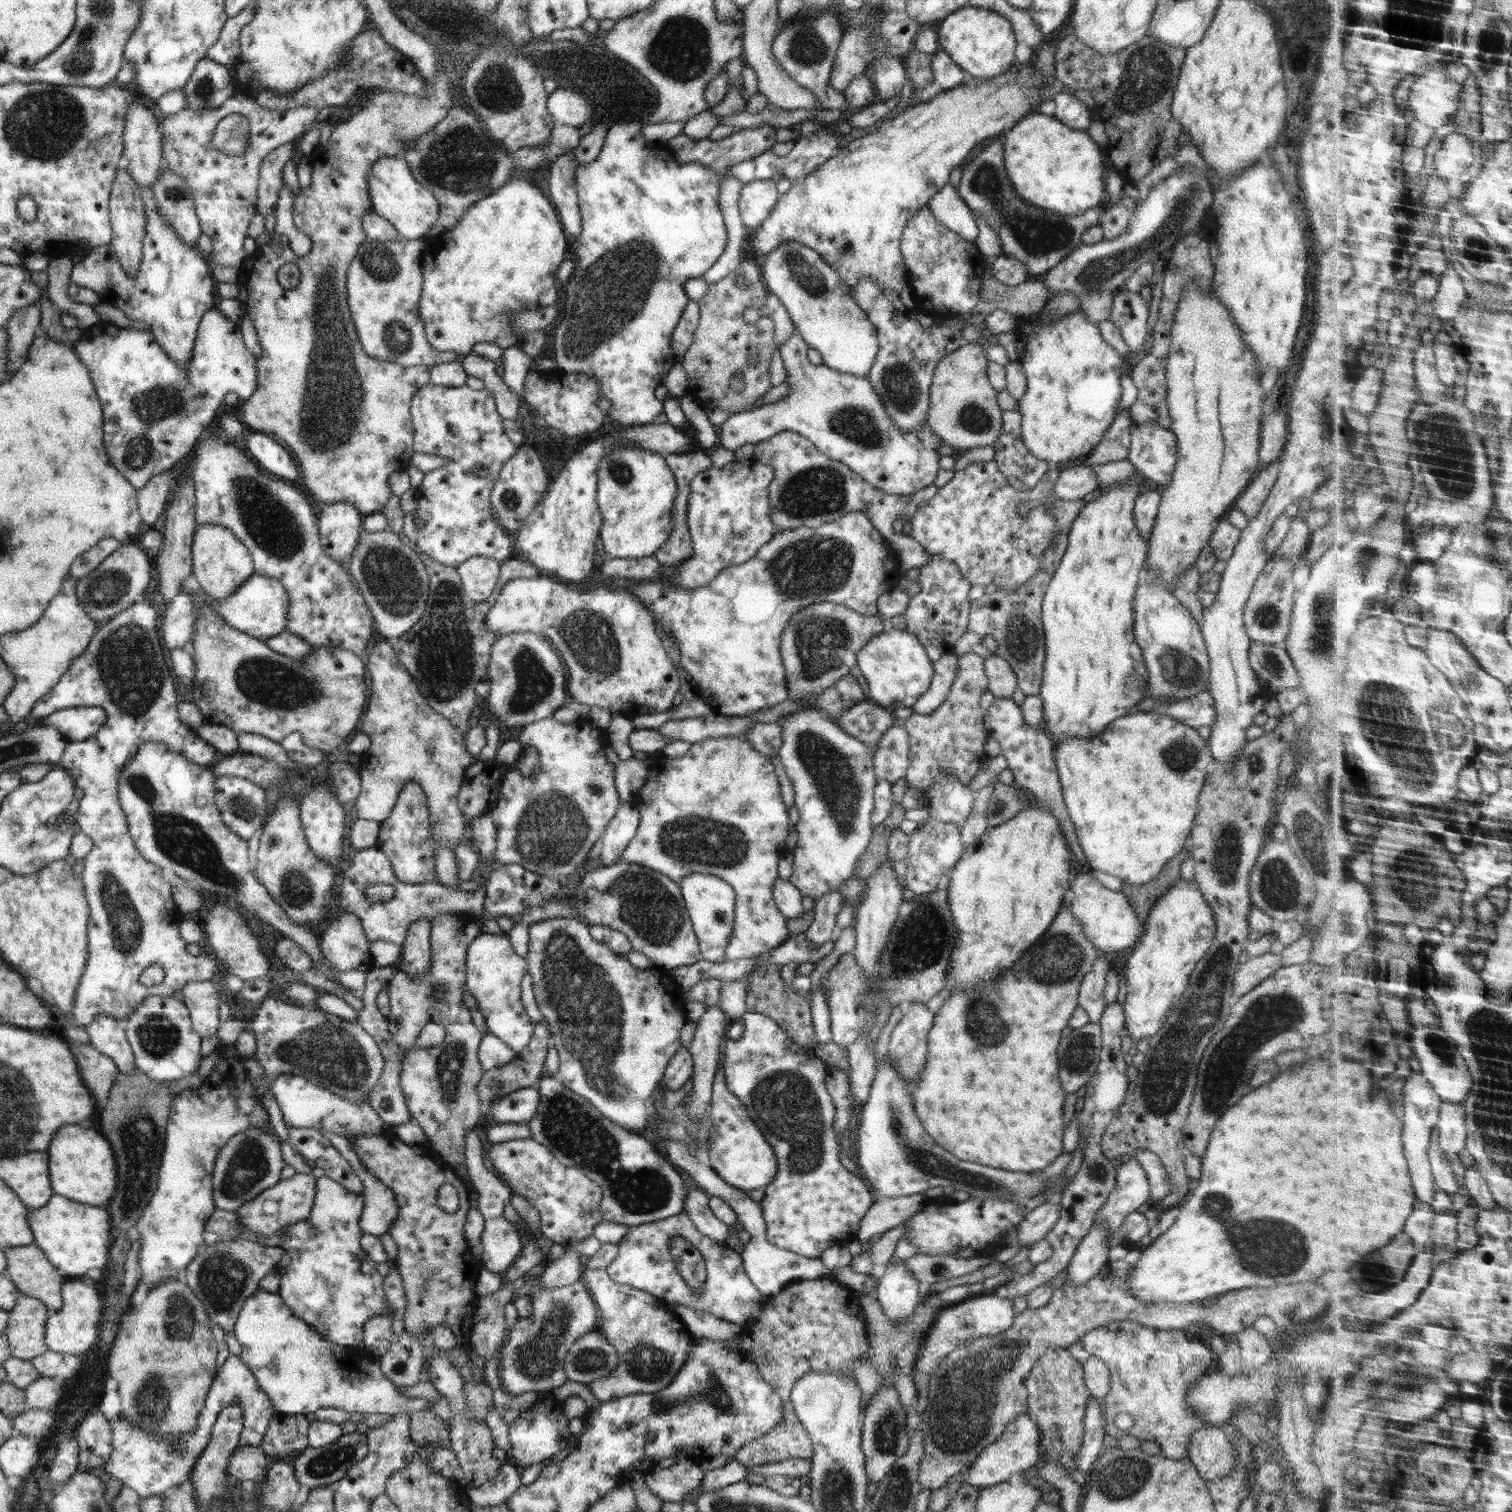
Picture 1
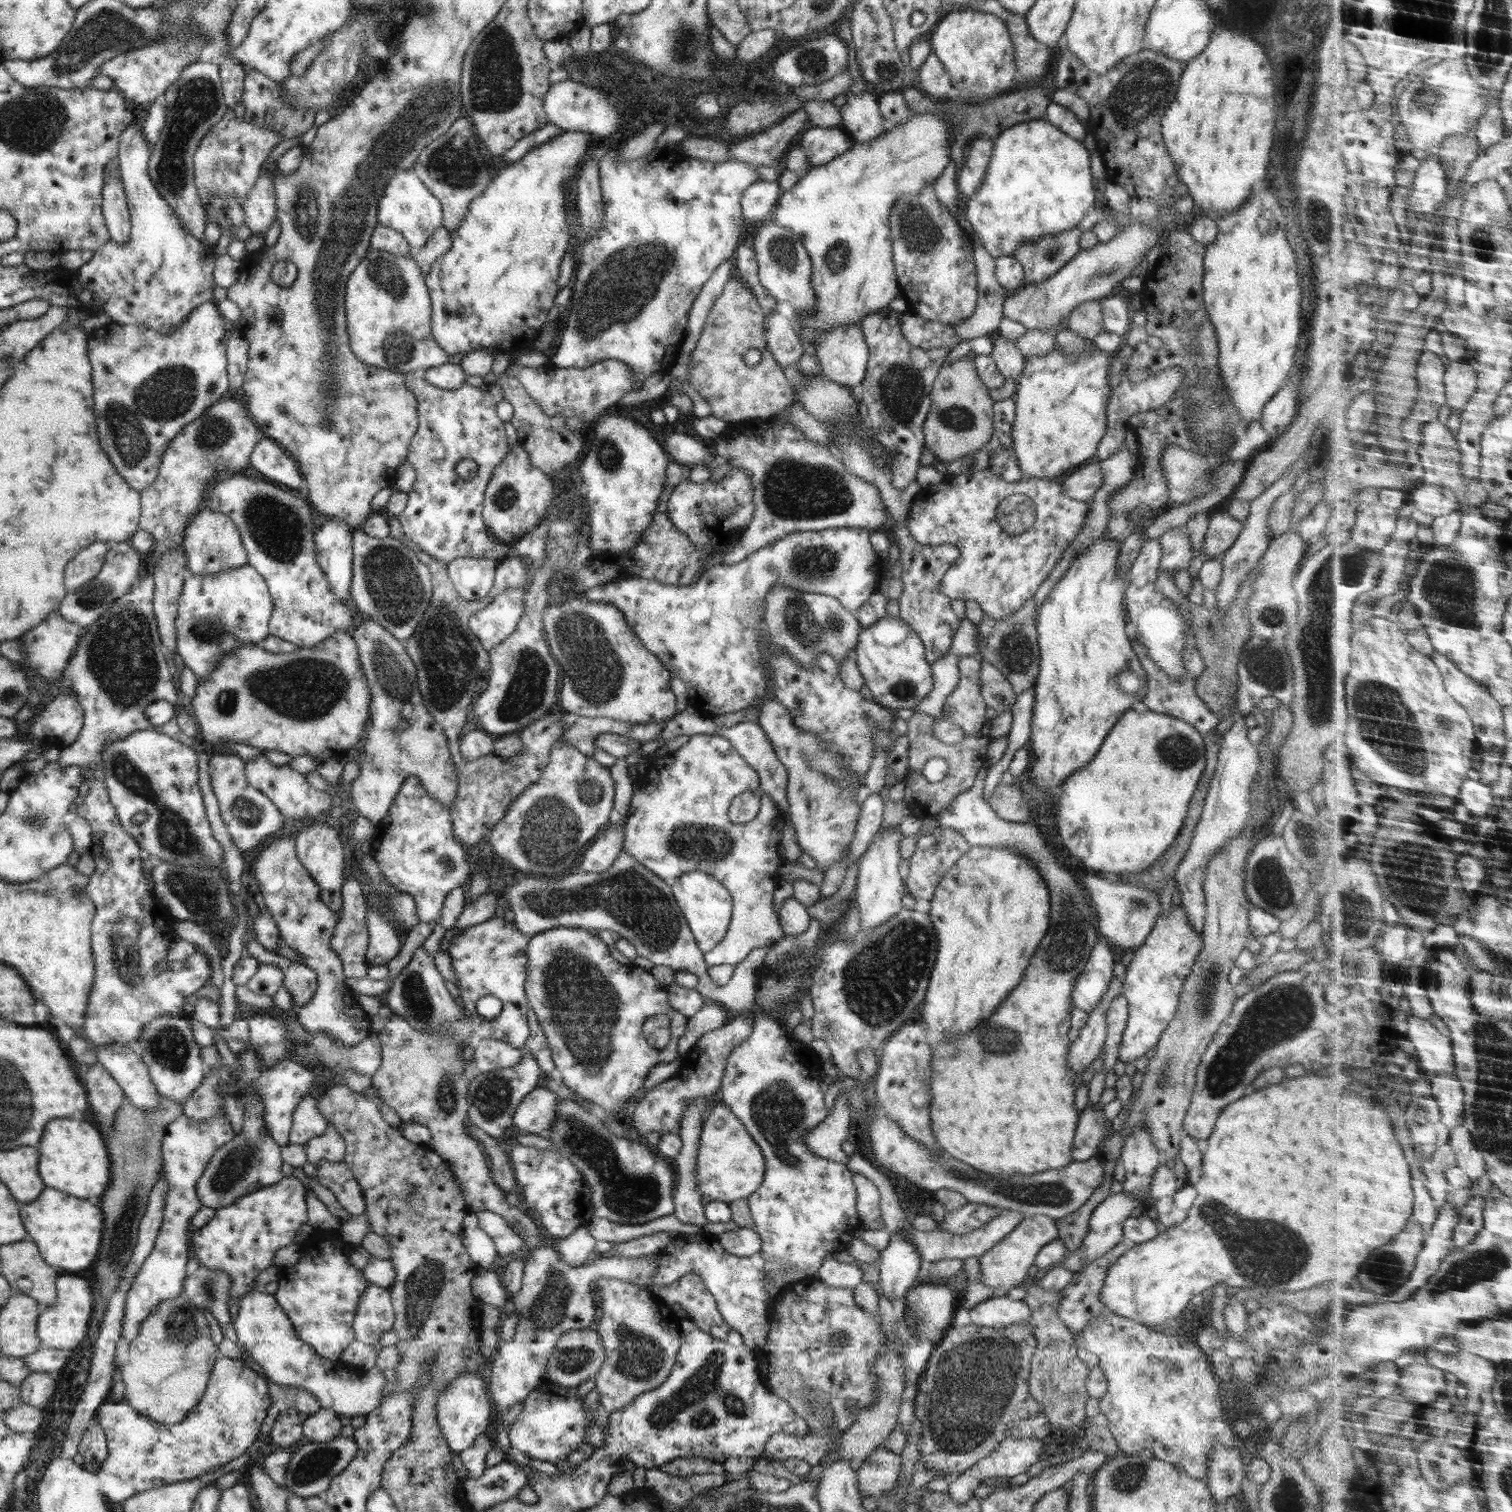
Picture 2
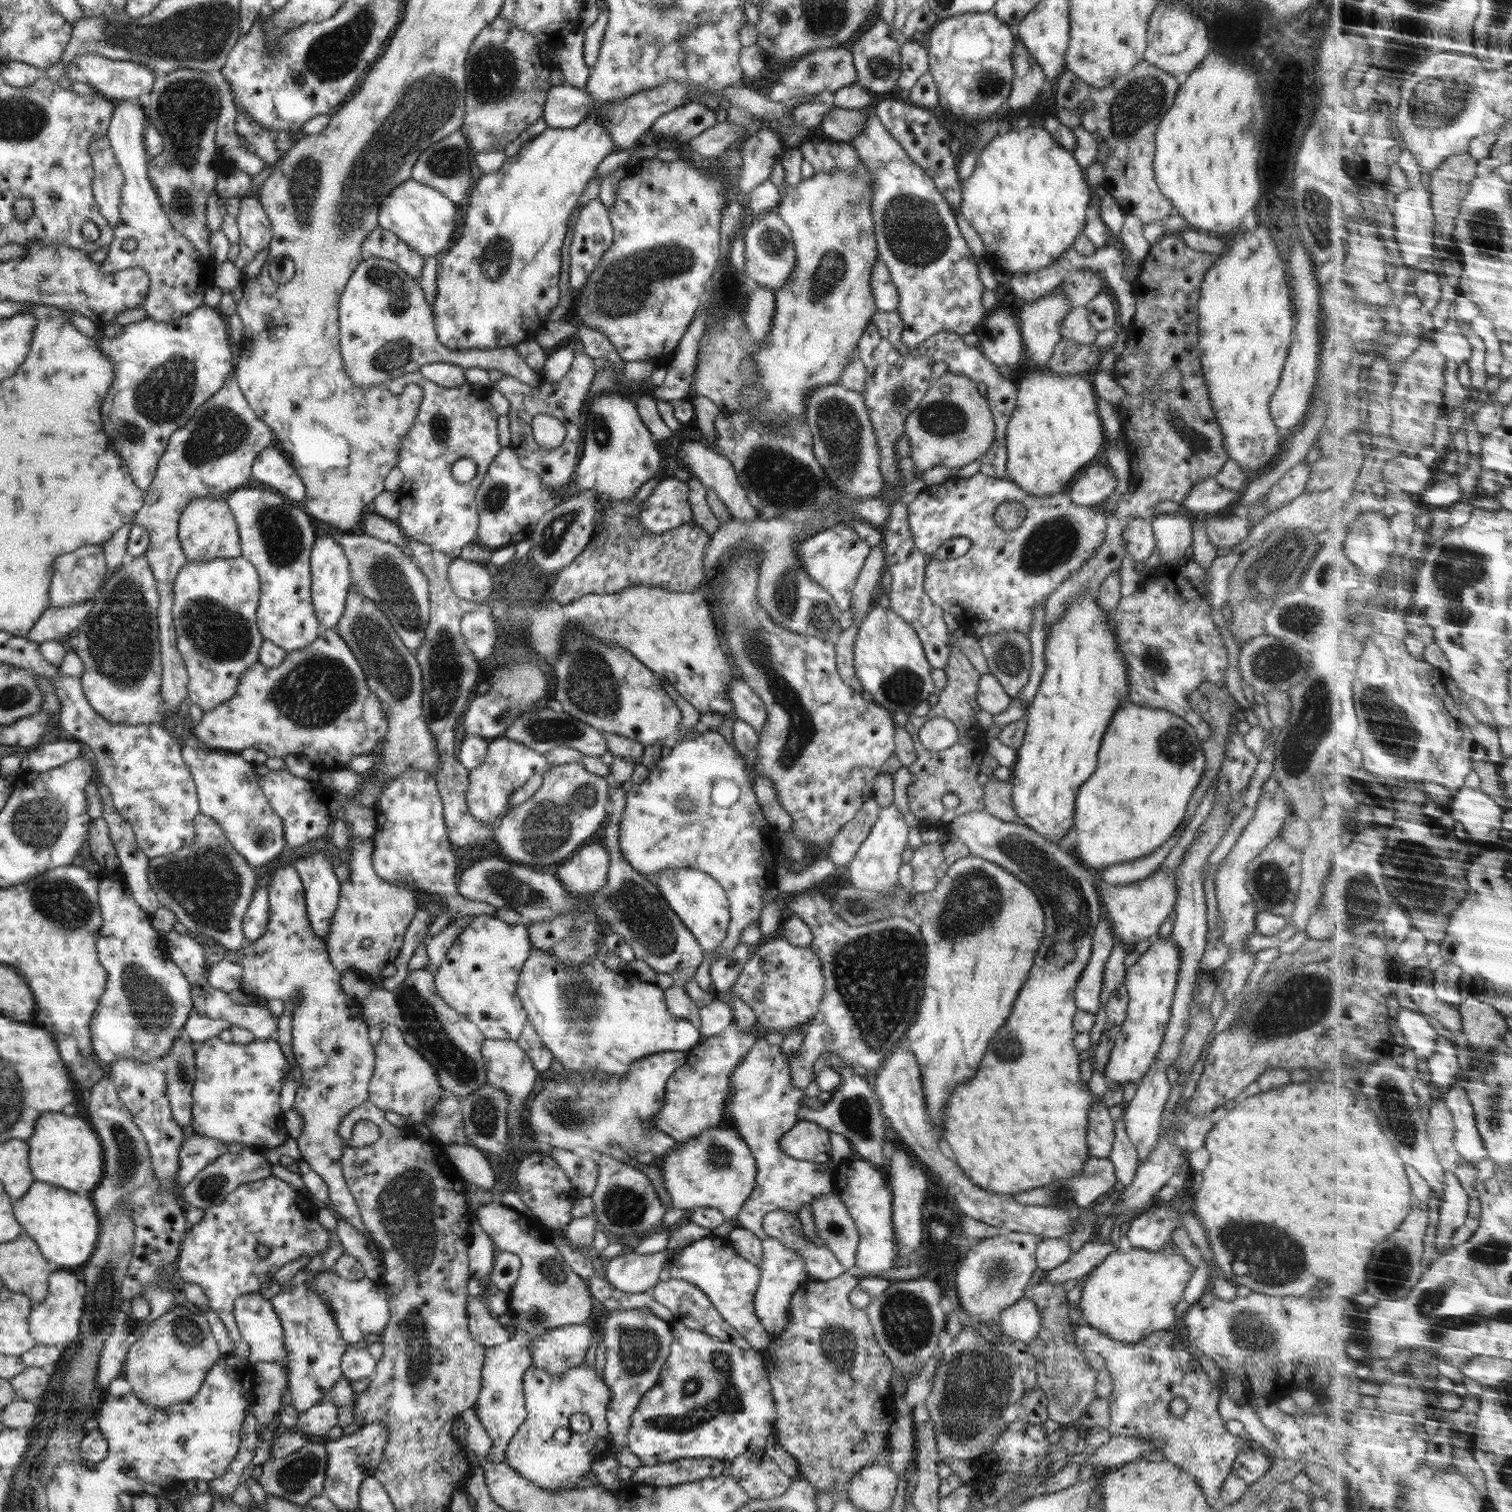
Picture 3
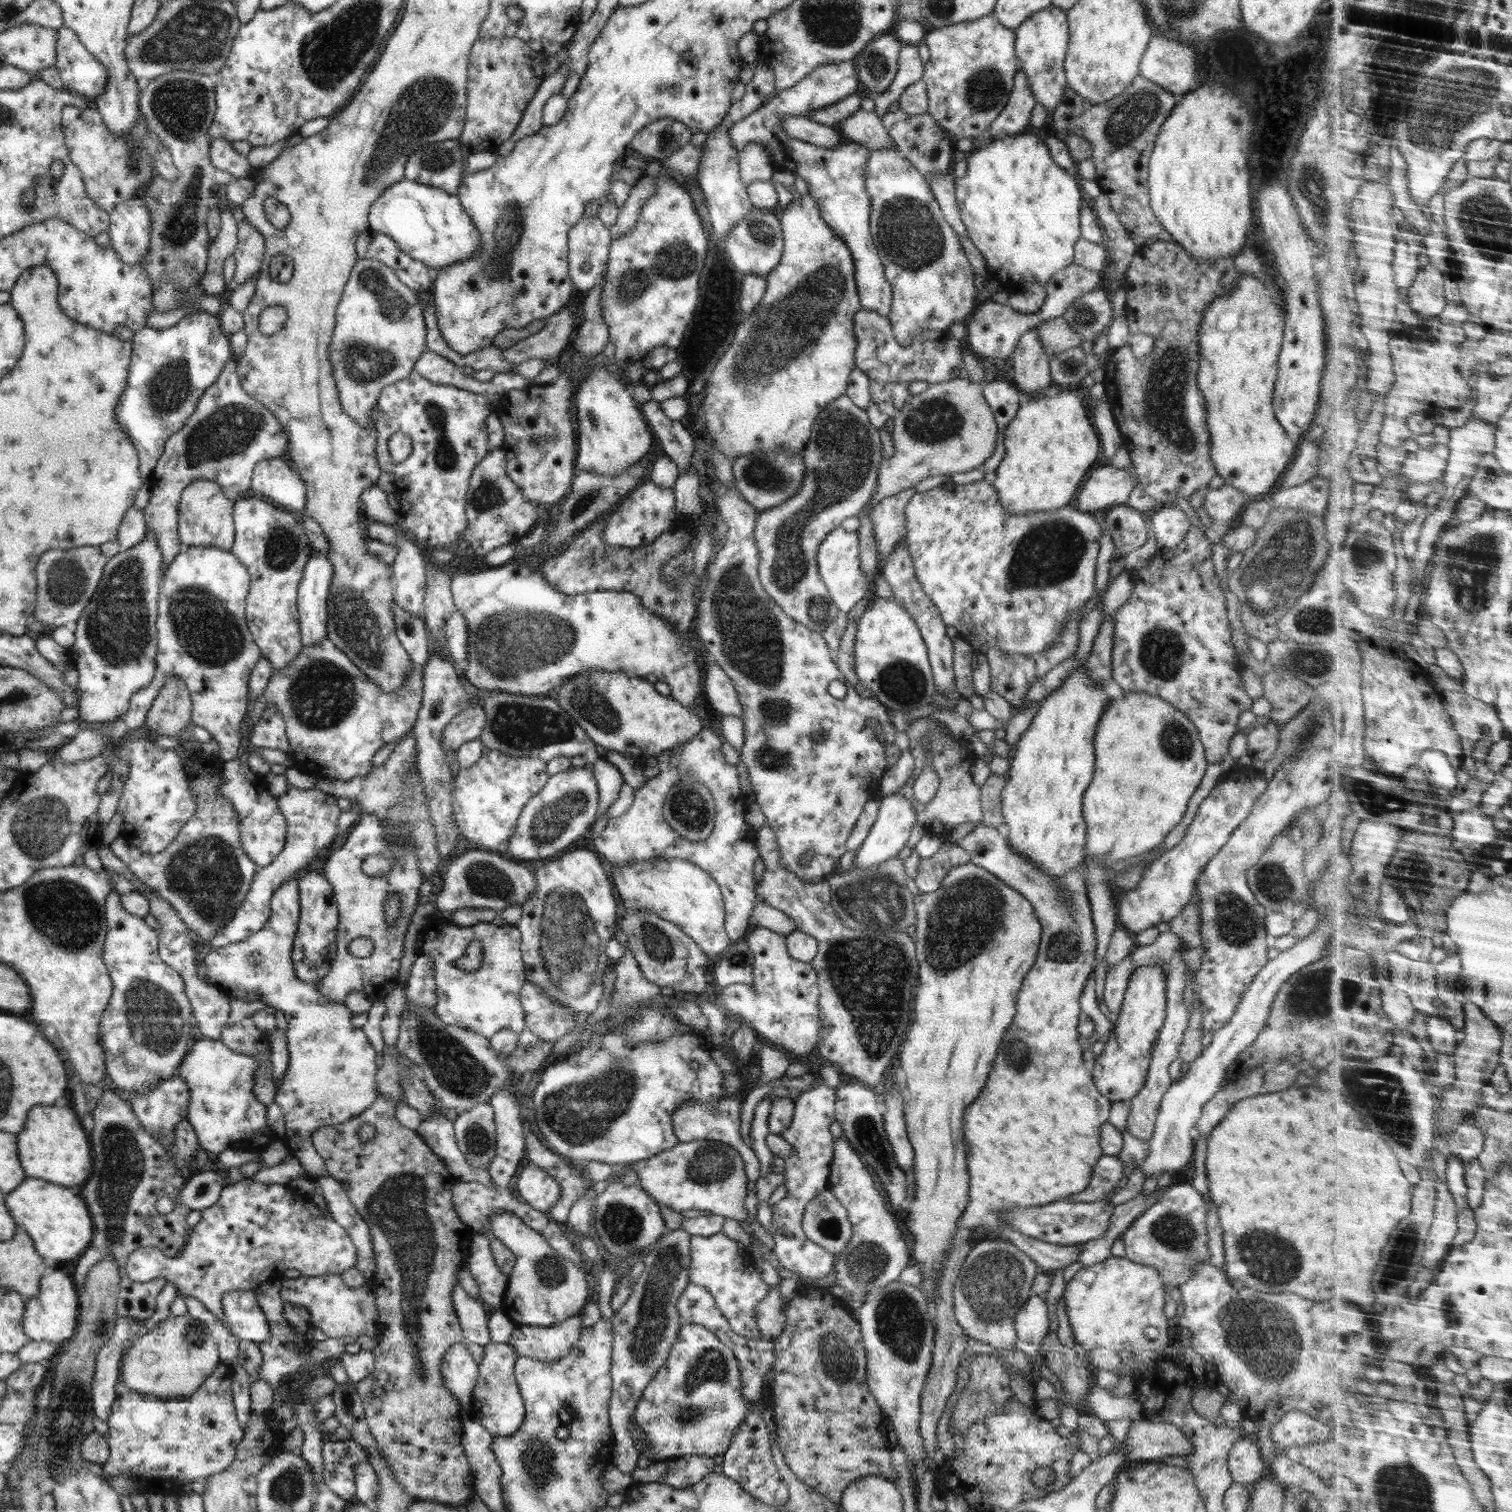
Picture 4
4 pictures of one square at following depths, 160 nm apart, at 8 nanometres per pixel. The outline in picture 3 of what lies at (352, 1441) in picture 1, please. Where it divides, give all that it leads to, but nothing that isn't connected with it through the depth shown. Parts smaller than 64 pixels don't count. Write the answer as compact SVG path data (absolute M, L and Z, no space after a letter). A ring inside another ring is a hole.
M308 1441L302 1448L294 1451L294 1454L279 1459L268 1459L260 1466L256 1479L265 1494L302 1505L306 1504L312 1497L323 1494L326 1467L325 1445Z

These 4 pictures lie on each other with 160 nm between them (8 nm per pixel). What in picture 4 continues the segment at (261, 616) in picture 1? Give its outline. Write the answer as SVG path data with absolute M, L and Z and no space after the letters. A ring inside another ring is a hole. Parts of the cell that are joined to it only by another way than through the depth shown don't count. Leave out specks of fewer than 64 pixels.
M183 546L178 551L171 563L165 568L160 593L158 595L156 620L157 653L156 674L149 686L138 690L130 698L130 708L126 714L116 717L113 721L97 725L83 724L72 741L63 742L62 746L48 752L50 761L64 761L73 763L82 759L94 758L102 754L112 743L120 741L126 733L143 728L146 716L156 699L162 685L176 676L176 679L184 682L190 692L192 701L191 720L195 726L205 728L211 737L218 741L219 760L234 760L240 758L240 729L243 727L244 714L248 697L248 684L250 675L261 657L261 650L254 642L250 629L247 625L245 606L246 597L250 590L250 575L239 558L231 551L225 551L214 547Z

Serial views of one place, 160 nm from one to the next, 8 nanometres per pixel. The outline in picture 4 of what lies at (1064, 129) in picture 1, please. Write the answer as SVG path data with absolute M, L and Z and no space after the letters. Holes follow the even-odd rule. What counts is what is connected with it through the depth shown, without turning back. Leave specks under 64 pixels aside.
M1022 132L1014 136L1002 137L994 139L989 146L981 147L971 152L967 159L967 172L962 178L954 179L955 181L955 198L960 212L960 217L964 222L964 227L968 231L967 238L973 242L979 250L982 257L986 259L988 271L991 278L997 279L1004 288L1010 292L1020 285L1022 282L1045 282L1054 276L1055 273L1062 269L1066 269L1074 260L1074 245L1081 238L1080 229L1080 206L1082 204L1084 193L1078 182L1078 176L1071 172L1060 168L1058 164L1052 160L1049 148L1046 146L1044 136L1039 132Z

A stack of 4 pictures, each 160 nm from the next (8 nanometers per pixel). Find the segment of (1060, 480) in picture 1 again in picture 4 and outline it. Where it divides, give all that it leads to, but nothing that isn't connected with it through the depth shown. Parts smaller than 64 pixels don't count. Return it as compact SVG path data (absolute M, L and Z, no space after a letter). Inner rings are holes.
M1106 465L1091 470L1080 486L1074 504L1084 512L1100 514L1108 506L1126 505L1135 477L1128 470Z

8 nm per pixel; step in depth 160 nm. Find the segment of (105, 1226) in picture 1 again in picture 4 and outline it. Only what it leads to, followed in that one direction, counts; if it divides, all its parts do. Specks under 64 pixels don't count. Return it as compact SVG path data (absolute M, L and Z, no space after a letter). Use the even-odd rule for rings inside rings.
M27 1177L14 1192L10 1192L5 1196L5 1205L17 1227L30 1235L38 1255L44 1258L44 1264L49 1266L50 1269L58 1268L58 1266L54 1265L59 1263L63 1264L65 1261L80 1258L90 1244L92 1233L94 1232L92 1217L90 1217L90 1212L84 1199L76 1196L71 1188L59 1186L38 1178Z

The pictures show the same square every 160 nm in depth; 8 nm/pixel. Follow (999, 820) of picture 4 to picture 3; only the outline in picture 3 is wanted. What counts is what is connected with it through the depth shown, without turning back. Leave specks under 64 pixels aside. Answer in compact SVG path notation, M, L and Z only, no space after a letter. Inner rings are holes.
M992 778L983 786L983 803L986 813L1004 821L1018 823L1018 815L1011 803L1012 783Z

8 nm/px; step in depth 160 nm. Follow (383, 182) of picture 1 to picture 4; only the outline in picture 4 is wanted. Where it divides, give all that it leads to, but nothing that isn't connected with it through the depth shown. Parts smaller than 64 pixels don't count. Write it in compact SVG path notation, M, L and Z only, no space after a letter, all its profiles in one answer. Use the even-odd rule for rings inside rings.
M408 179L399 180L386 187L386 190L380 194L378 200L370 208L368 225L371 230L390 236L401 248L402 253L406 253L414 261L424 263L433 272L464 261L472 257L474 253L478 253L478 249L481 248L479 243L481 237L478 236L468 213L464 211L456 195L450 195L438 187L412 182Z

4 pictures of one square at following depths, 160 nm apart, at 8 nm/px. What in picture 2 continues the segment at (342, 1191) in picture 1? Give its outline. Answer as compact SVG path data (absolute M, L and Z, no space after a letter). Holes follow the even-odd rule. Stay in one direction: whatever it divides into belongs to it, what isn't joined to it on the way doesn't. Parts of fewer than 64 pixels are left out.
M334 1223L330 1231L307 1231L300 1240L303 1256L290 1268L286 1280L280 1280L273 1296L292 1321L300 1340L307 1342L315 1353L328 1362L336 1362L347 1346L356 1340L352 1328L358 1300L372 1284L360 1269L350 1265L348 1255L353 1245L343 1241Z

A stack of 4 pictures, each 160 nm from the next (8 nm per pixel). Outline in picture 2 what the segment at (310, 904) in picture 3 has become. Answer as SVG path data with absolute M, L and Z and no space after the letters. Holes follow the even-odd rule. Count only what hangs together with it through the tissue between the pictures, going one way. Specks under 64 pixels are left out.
M318 818L313 822L305 822L295 838L298 860L306 867L315 884L319 886L322 902L336 914L341 912L343 903L341 890L344 882L344 846L341 837L340 832L334 831L326 823L326 818Z

